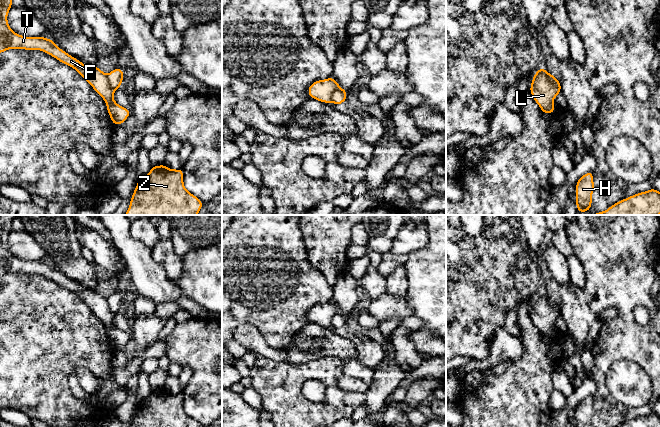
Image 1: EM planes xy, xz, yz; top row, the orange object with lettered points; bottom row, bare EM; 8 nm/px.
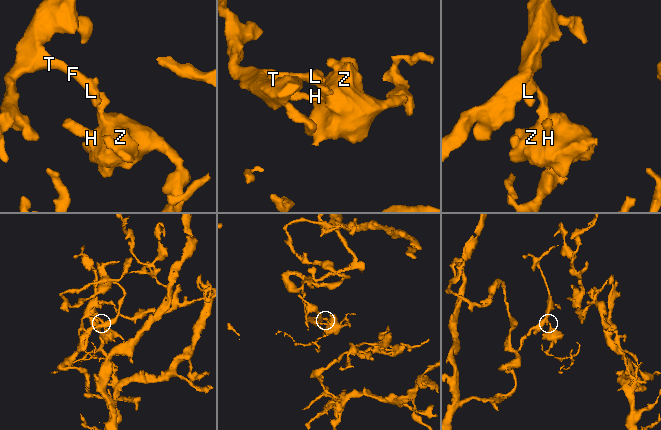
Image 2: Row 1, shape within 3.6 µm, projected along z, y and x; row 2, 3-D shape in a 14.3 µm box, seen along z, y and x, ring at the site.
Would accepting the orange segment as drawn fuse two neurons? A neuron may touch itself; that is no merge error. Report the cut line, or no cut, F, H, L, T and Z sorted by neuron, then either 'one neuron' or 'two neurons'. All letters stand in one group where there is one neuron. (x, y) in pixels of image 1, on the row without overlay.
cut in yz along (547, 297), (547, 301), (556, 308), (560, 315); F L T / H Z; two neurons

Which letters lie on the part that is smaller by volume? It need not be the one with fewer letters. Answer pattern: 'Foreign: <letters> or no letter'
Foreign: H, Z

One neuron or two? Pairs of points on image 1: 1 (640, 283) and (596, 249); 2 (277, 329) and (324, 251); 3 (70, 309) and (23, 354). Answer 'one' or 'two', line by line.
1: one
2: two
3: one

